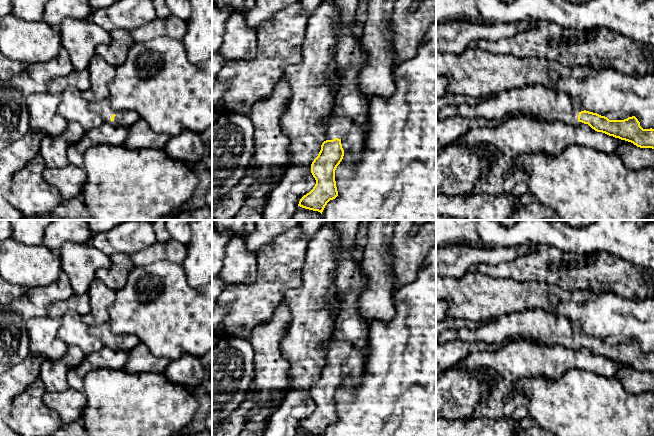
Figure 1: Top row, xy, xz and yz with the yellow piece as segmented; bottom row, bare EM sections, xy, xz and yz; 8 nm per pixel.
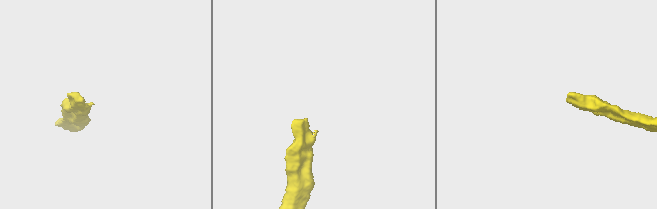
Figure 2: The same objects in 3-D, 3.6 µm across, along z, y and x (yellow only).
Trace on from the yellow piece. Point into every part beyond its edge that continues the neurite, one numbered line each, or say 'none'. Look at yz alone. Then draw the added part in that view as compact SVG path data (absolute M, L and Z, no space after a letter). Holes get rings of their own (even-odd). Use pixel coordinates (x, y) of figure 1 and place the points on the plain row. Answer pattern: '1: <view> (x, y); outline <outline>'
1: yz (538, 326); outline M541 308L499 316L494 321L481 323L473 329L446 330L439 336L437 343L461 341L503 344L506 341L516 341L518 338L547 347L578 346L578 339L570 320Z

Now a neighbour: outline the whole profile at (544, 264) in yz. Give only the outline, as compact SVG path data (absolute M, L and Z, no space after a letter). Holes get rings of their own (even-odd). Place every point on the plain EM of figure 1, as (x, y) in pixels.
M533 244L532 250L512 261L496 265L480 263L472 266L468 272L479 271L494 279L511 278L520 282L538 282L556 285L563 290L575 291L590 289L612 292L627 299L647 299L654 297L654 288L647 272L608 252L596 252L585 257L572 252L542 244Z

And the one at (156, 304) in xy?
M158 259L150 265L134 266L108 314L113 338L133 334L157 357L171 361L189 353L201 358L212 351L212 284L191 287L181 264Z

